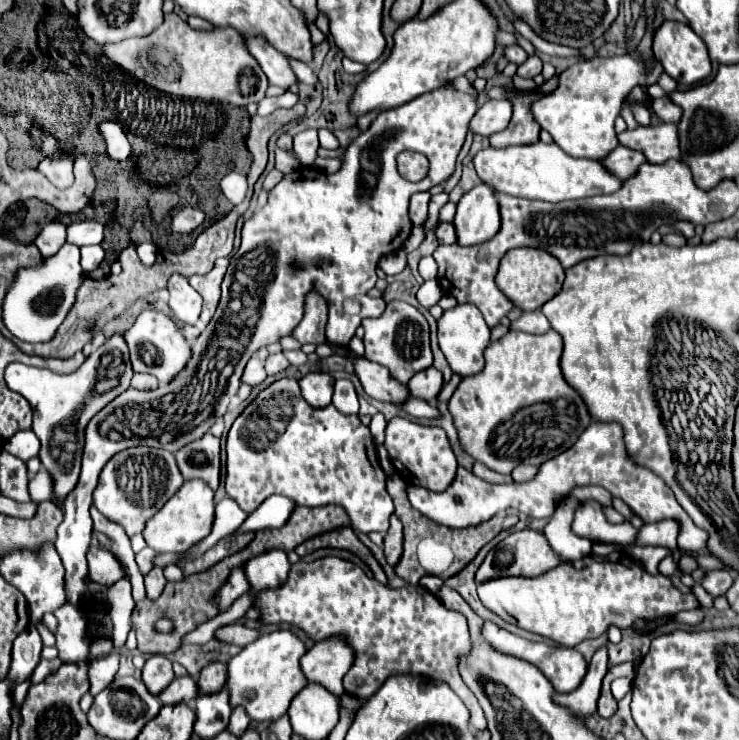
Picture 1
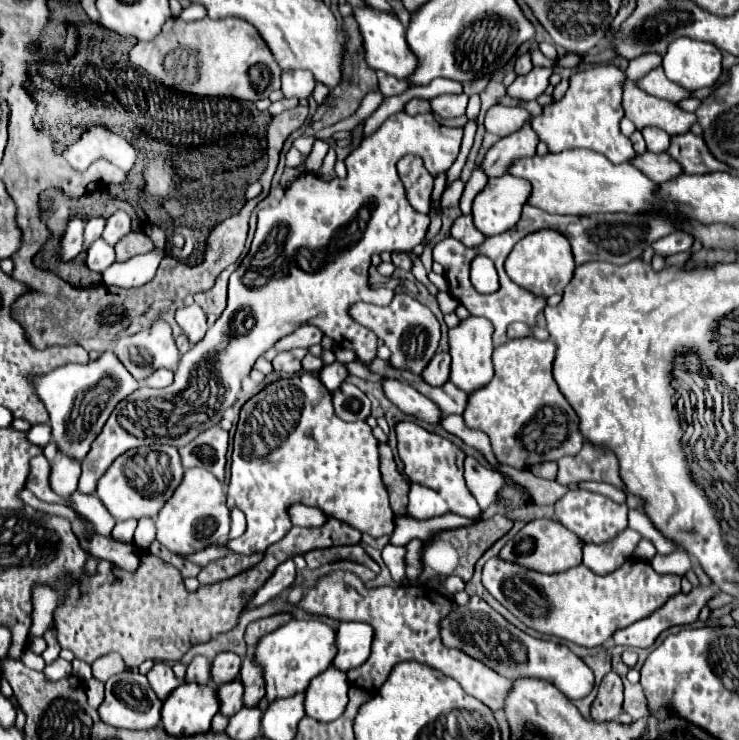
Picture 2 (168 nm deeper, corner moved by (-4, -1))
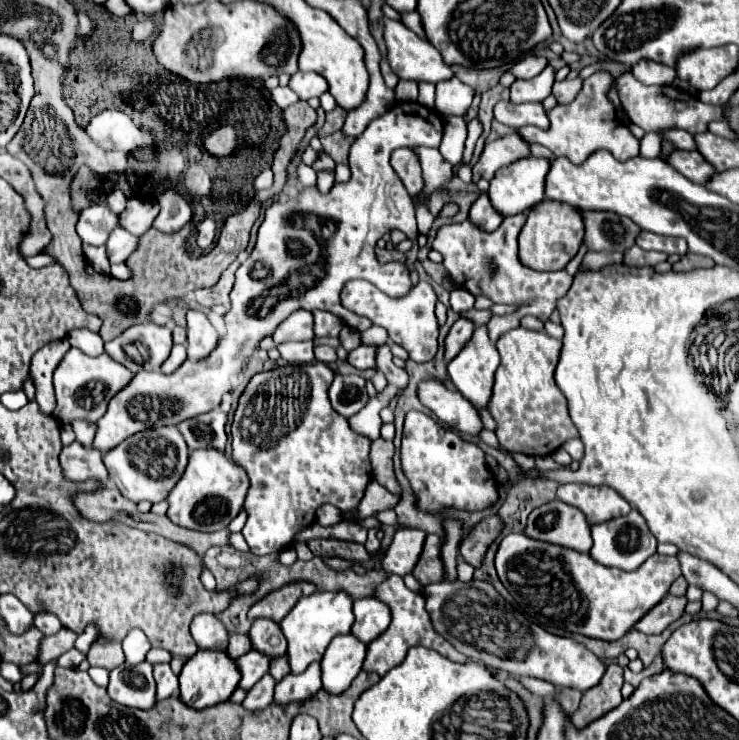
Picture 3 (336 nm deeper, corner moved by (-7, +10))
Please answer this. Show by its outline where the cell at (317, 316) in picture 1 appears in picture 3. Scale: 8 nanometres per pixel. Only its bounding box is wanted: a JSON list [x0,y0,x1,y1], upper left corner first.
[274,311,314,345]

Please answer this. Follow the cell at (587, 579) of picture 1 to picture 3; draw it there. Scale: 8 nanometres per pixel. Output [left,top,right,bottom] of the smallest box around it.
[496,533,680,641]

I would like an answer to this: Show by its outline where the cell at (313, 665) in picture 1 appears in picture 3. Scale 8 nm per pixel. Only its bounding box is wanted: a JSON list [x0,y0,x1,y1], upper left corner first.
[352,597,390,643]

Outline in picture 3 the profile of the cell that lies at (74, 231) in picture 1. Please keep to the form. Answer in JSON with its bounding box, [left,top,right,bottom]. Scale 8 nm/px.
[118,199,158,237]

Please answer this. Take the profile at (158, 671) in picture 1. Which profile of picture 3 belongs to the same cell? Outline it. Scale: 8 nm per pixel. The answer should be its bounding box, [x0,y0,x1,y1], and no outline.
[154,663,178,699]

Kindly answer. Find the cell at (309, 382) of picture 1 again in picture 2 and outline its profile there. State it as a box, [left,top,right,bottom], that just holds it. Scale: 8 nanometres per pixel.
[319,362,349,392]

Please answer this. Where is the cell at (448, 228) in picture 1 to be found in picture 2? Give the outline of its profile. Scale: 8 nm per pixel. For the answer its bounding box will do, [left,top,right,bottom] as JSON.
[451,216,487,246]

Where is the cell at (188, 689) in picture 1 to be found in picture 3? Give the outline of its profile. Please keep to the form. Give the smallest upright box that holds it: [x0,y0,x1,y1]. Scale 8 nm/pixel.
[190,613,228,651]

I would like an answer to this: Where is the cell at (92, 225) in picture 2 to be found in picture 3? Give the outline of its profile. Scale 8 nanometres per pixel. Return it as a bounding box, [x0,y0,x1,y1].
[108,191,126,213]

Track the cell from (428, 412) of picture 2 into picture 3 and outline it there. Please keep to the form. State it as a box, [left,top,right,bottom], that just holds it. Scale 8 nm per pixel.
[418,381,482,435]

